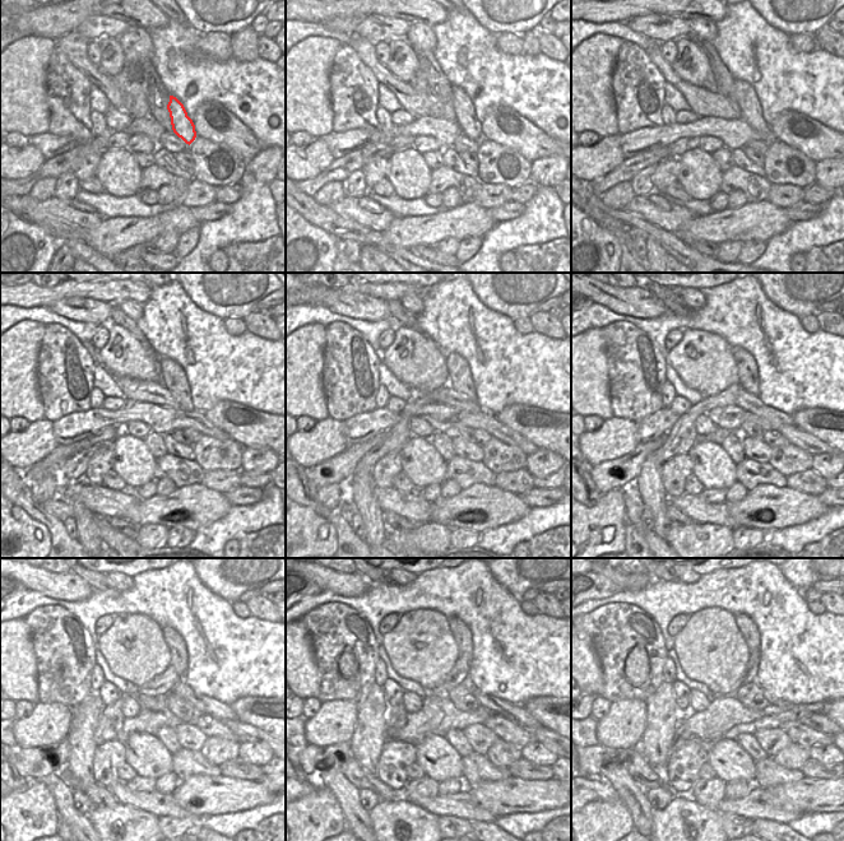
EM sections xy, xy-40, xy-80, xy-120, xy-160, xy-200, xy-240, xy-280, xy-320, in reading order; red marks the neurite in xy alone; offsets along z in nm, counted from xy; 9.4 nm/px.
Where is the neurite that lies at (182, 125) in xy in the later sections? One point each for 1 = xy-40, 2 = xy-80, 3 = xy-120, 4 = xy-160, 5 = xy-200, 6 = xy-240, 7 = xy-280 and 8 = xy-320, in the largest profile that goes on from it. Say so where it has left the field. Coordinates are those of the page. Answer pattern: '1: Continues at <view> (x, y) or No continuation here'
1: Continues at xy-40 (471, 126)
2: Continues at xy-80 (746, 97)
3: Continues at xy-120 (172, 376)
4: Continues at xy-160 (459, 377)
5: Continues at xy-200 (746, 365)
6: Continues at xy-240 (176, 644)
7: Continues at xy-280 (462, 633)
8: Continues at xy-320 (749, 630).

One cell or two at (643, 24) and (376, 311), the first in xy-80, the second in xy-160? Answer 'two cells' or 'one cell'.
one cell

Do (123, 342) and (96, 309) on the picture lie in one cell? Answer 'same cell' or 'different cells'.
different cells

